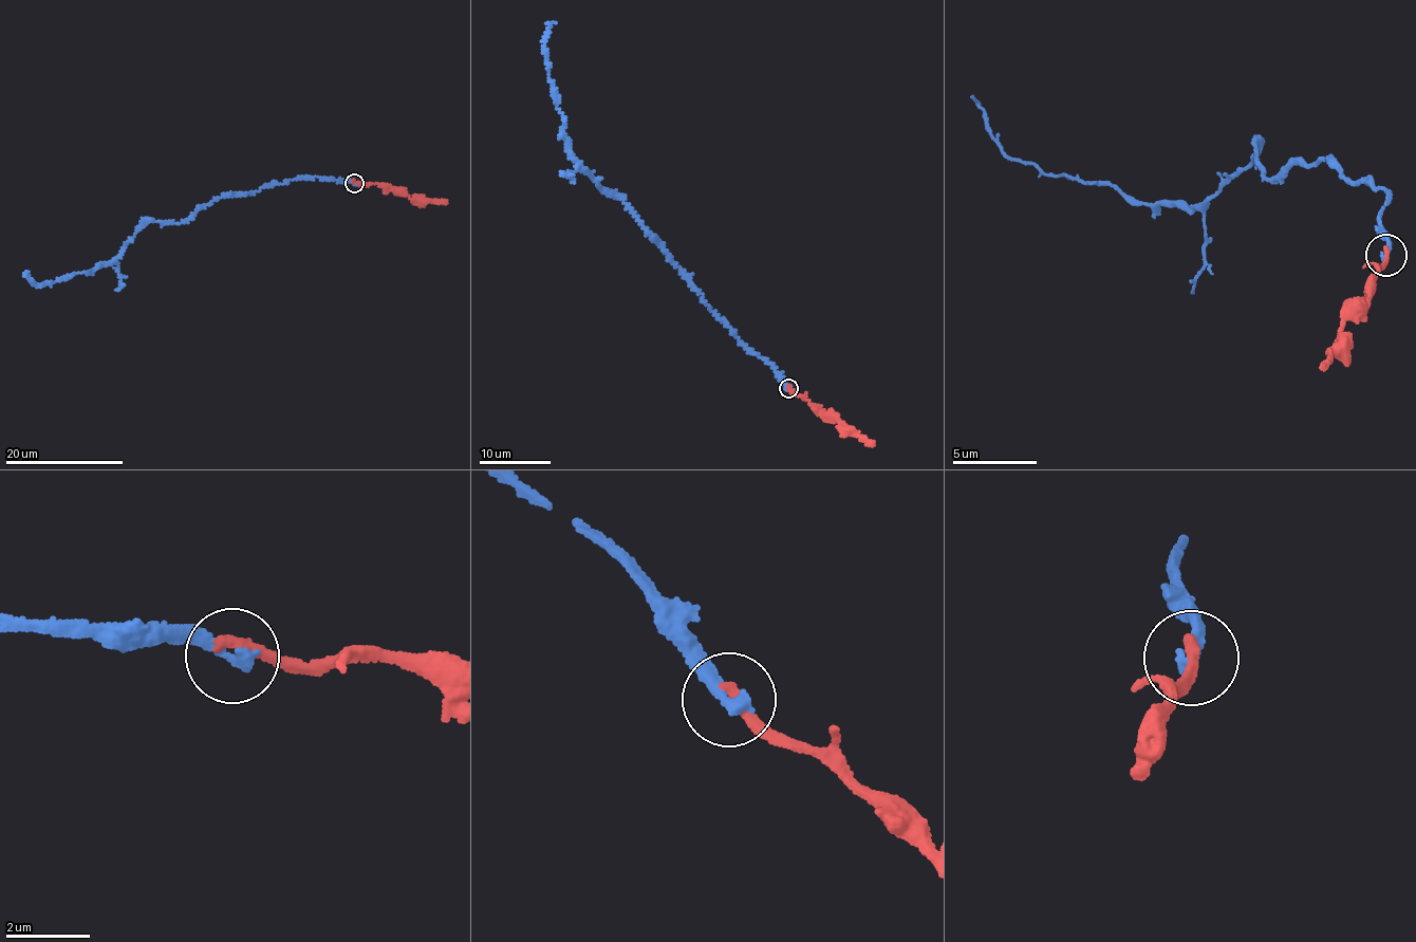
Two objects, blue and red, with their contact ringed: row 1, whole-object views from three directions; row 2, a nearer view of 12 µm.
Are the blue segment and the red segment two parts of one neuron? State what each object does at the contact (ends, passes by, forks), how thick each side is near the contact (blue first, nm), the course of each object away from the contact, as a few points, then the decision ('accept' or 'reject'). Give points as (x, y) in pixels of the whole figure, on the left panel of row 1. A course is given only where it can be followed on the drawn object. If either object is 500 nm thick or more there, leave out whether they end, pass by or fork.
blue ends; red ends; calibres 320 and 320 nm; course blue (354, 183), (306, 177), (224, 195), (180, 222), (150, 221), (120, 254), (91, 272), (35, 284), (29, 271); course red (355, 183), (376, 184), (427, 201), (446, 200); reject

